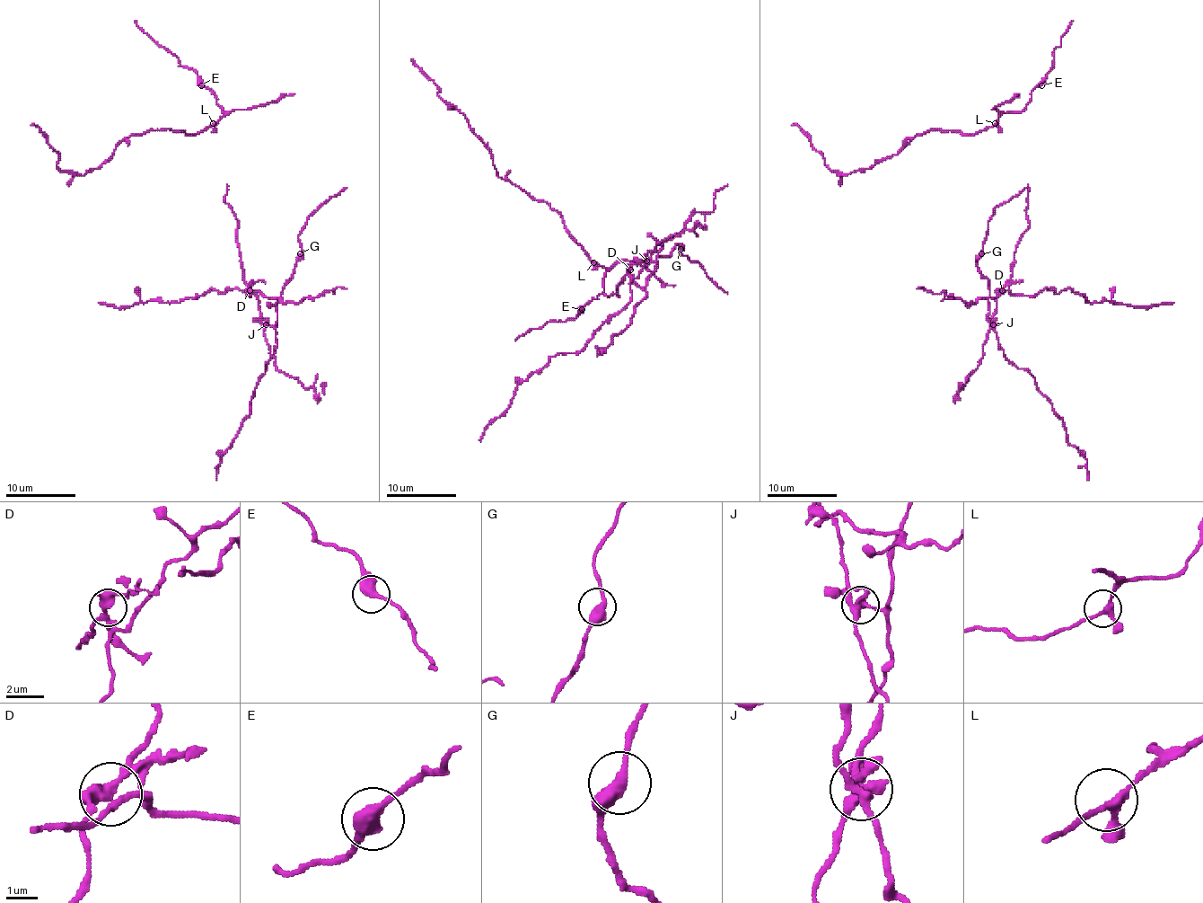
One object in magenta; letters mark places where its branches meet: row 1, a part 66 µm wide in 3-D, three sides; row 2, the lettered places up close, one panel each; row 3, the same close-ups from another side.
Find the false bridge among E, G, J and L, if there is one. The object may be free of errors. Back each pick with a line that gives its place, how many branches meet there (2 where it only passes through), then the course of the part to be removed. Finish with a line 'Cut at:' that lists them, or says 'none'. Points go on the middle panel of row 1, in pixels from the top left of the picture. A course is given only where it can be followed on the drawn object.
J: Place: (646, 261). Branches: 4. Course of the part to remove: (645, 261), (634, 264), (632, 299), (580, 351), (556, 355), (522, 381), (512, 403), (482, 433), (480, 441)
Cut at: J

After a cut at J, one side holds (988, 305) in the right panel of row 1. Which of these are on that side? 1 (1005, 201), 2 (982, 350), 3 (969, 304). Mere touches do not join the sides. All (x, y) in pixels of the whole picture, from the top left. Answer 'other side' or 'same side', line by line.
1: same side
2: other side
3: other side

